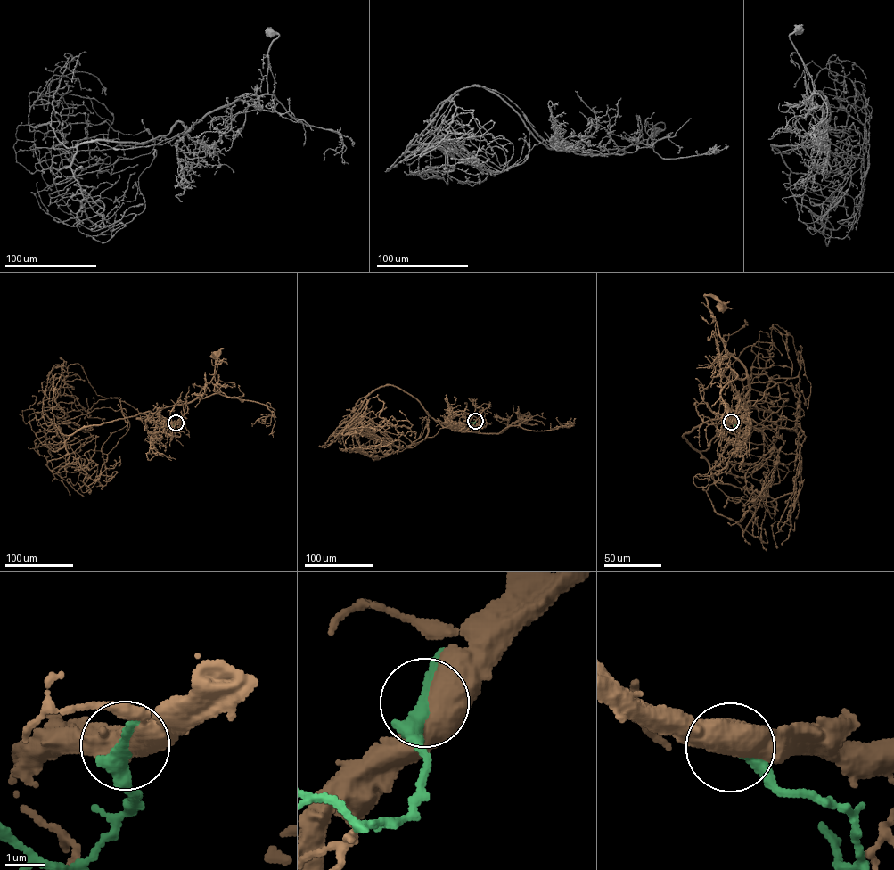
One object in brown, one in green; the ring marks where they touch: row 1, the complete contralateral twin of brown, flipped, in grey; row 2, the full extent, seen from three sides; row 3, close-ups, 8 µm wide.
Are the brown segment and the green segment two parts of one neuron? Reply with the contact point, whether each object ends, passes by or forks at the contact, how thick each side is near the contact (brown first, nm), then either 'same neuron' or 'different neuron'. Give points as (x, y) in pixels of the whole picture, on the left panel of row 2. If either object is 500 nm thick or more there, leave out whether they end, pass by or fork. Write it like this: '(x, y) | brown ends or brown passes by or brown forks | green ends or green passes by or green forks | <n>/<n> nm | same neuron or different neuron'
(176, 422) | 550/280 nm | different neuron

